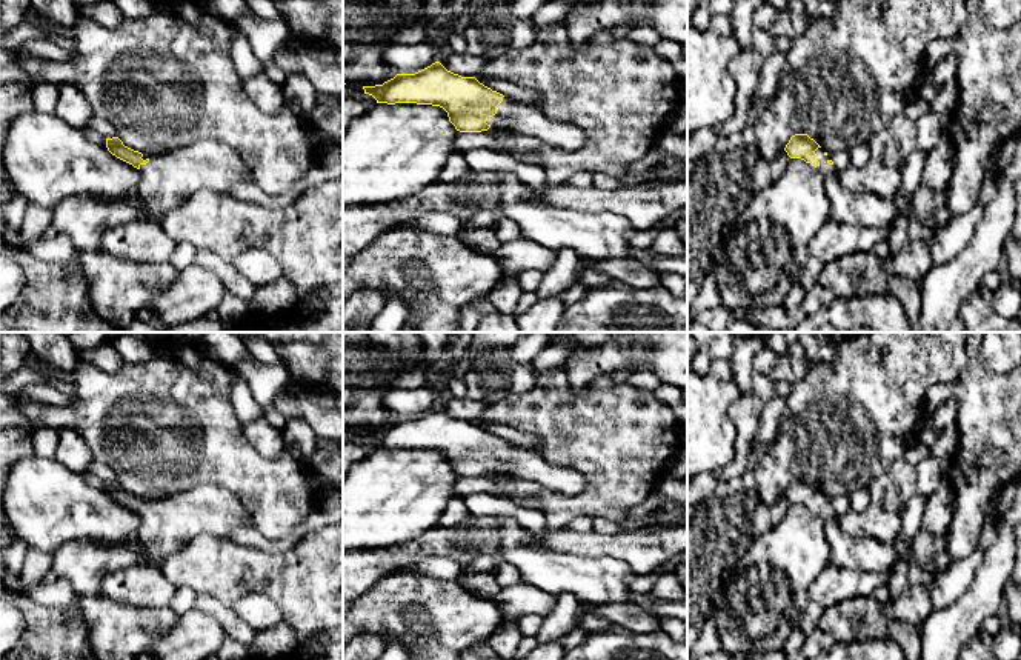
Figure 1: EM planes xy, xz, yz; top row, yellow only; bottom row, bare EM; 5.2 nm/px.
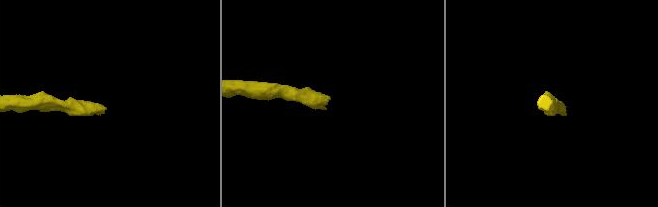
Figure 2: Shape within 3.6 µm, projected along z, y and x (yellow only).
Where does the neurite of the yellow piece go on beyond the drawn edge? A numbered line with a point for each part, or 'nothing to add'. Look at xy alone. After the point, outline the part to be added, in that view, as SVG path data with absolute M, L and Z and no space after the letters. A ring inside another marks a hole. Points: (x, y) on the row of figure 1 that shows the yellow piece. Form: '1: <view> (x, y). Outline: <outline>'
1: xy (168, 180). Outline: M211 138L198 140L186 148L168 151L165 154L143 154L146 165L140 165L140 198L146 203L146 218L160 222L168 212L181 206L188 198L200 191L229 194L229 191L251 175L246 163L228 143Z

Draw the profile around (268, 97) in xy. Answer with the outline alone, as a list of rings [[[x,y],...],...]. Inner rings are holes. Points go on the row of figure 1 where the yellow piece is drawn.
[[[264,74],[244,78],[243,89],[264,114],[274,115],[286,105],[286,91]]]

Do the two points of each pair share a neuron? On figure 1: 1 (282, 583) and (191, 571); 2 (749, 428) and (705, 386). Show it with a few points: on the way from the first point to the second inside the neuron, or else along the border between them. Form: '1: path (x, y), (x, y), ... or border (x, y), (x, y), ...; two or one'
1: path (259, 571), (214, 571); one
2: border (741, 393), (729, 408), (734, 443); two

